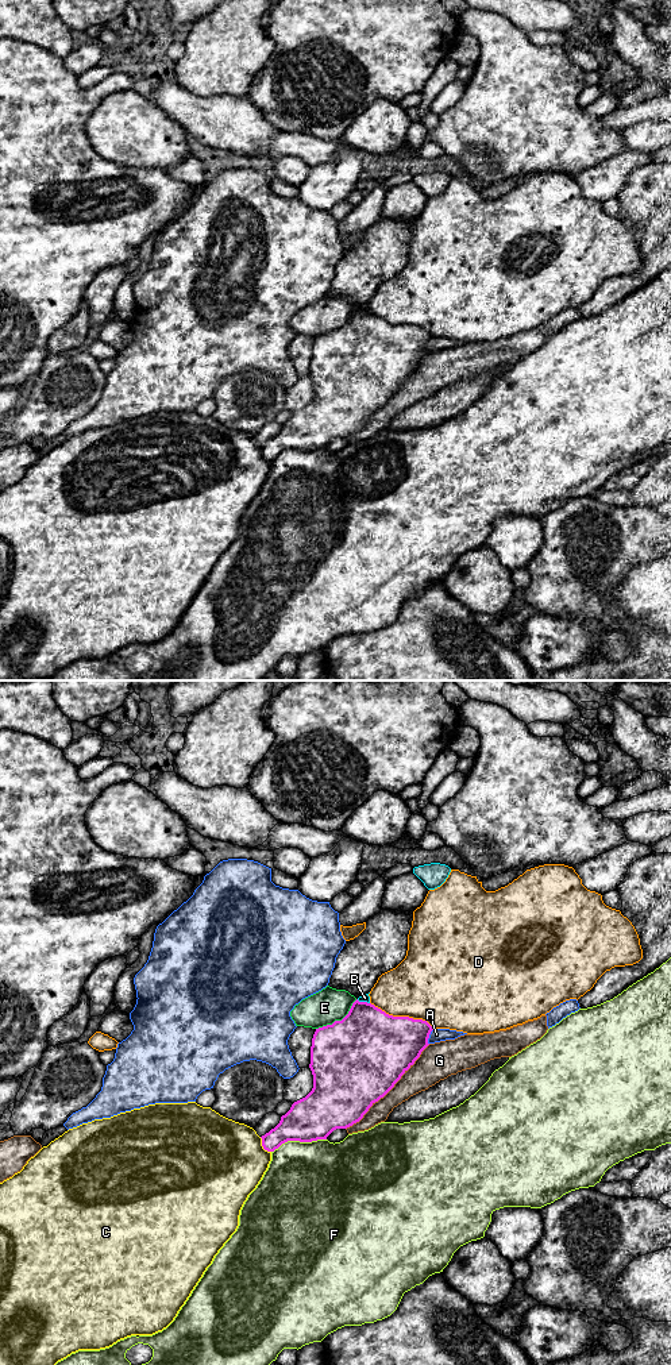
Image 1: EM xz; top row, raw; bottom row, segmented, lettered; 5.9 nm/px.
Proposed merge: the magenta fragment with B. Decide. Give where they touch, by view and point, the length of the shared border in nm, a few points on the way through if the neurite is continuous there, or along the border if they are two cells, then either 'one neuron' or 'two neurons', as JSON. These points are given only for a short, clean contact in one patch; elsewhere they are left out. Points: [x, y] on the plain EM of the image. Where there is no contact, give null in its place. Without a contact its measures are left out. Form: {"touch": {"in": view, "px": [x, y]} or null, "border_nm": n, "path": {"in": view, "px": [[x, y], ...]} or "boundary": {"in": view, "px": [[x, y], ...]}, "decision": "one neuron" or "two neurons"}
{"touch": {"in": "xz", "px": [363, 311]}, "border_nm": 80, "boundary": {"in": "xz", "px": [[357, 308], [369, 312]]}, "decision": "two neurons"}

